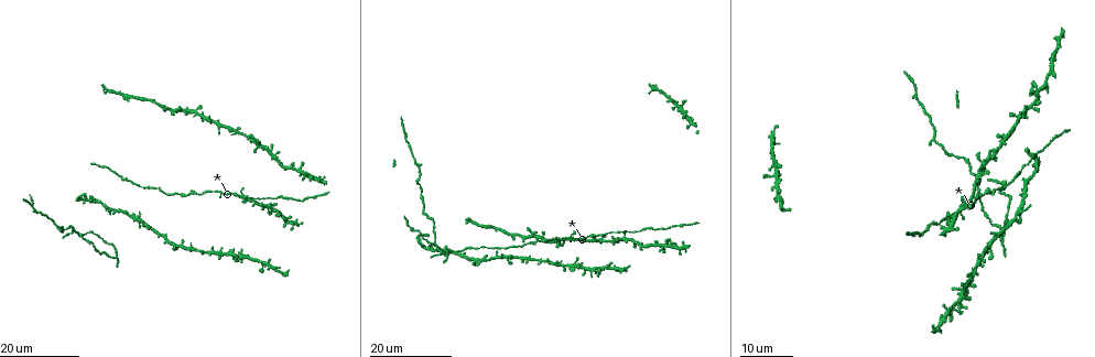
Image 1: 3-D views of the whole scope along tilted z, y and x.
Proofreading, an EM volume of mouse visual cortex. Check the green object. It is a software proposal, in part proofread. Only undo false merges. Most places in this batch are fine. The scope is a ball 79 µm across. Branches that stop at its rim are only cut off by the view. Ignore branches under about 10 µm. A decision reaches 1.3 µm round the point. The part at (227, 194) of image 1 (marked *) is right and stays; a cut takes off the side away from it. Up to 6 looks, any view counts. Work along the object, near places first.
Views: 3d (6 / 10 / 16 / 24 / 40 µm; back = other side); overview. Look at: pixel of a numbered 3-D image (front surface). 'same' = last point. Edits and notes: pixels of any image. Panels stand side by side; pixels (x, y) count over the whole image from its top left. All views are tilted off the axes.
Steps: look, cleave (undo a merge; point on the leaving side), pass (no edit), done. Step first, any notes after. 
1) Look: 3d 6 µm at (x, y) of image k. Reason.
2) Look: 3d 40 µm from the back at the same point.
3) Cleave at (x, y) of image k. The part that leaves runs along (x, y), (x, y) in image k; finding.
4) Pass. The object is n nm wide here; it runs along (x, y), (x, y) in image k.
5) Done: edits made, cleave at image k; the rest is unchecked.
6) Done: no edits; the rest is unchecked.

Look: 3d 16 µm at (1027, 162) of image 1.

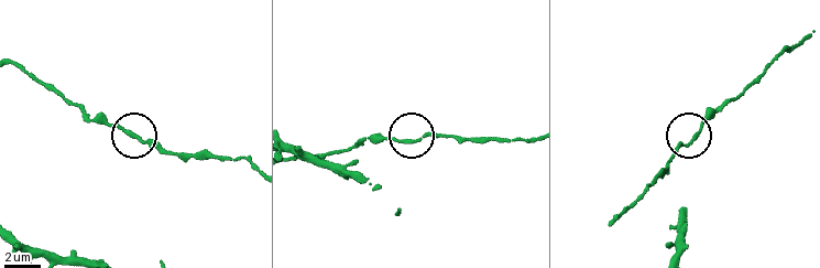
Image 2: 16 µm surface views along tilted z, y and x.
Look: 3d 10 µm at (406, 139) of image 2.

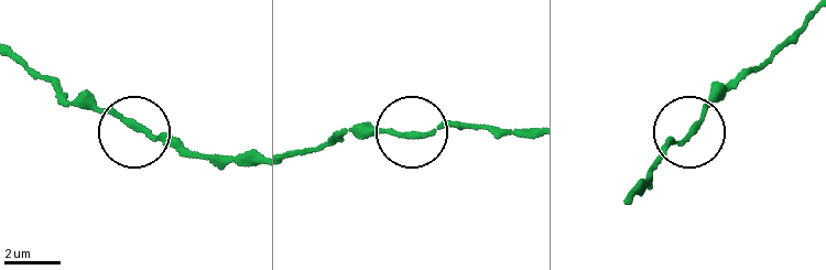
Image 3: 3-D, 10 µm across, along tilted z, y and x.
Look: 3d 6 µm at (137, 127) of image 3. Zoom in.

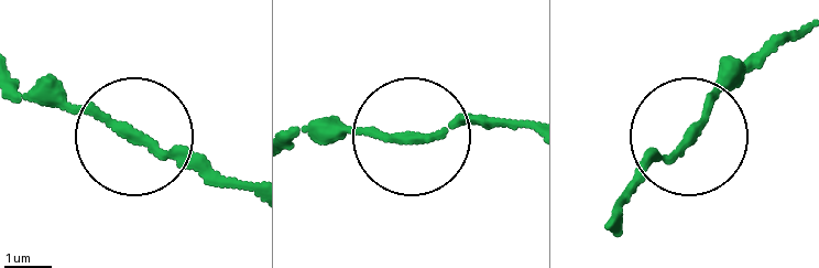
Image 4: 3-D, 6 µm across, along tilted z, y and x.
Pass. It runs along (249, 184), (214, 181), (89, 114), (13, 95) in image 4; all the same cell.

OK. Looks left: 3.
Look: 3d 16 µm at (1023, 199) of image 1. A fork.

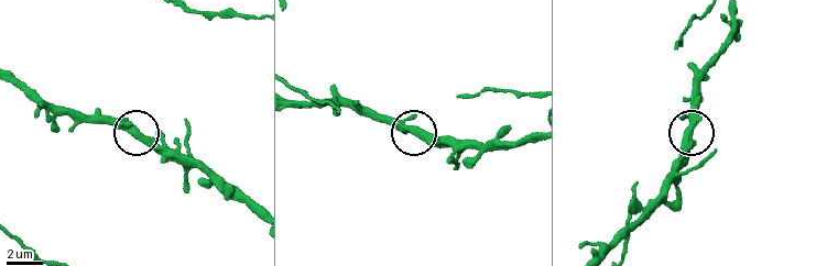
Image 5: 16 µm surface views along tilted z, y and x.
Look: 3d 6 µm at (689, 129) of image 5.

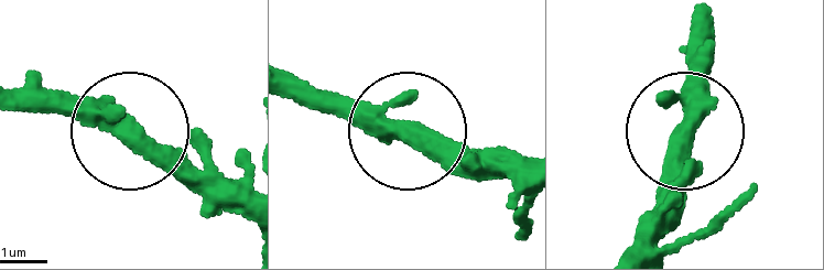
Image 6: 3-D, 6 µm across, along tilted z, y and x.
Pass. All the same cell.

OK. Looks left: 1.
Done: no edits; the rest is unchecked.

